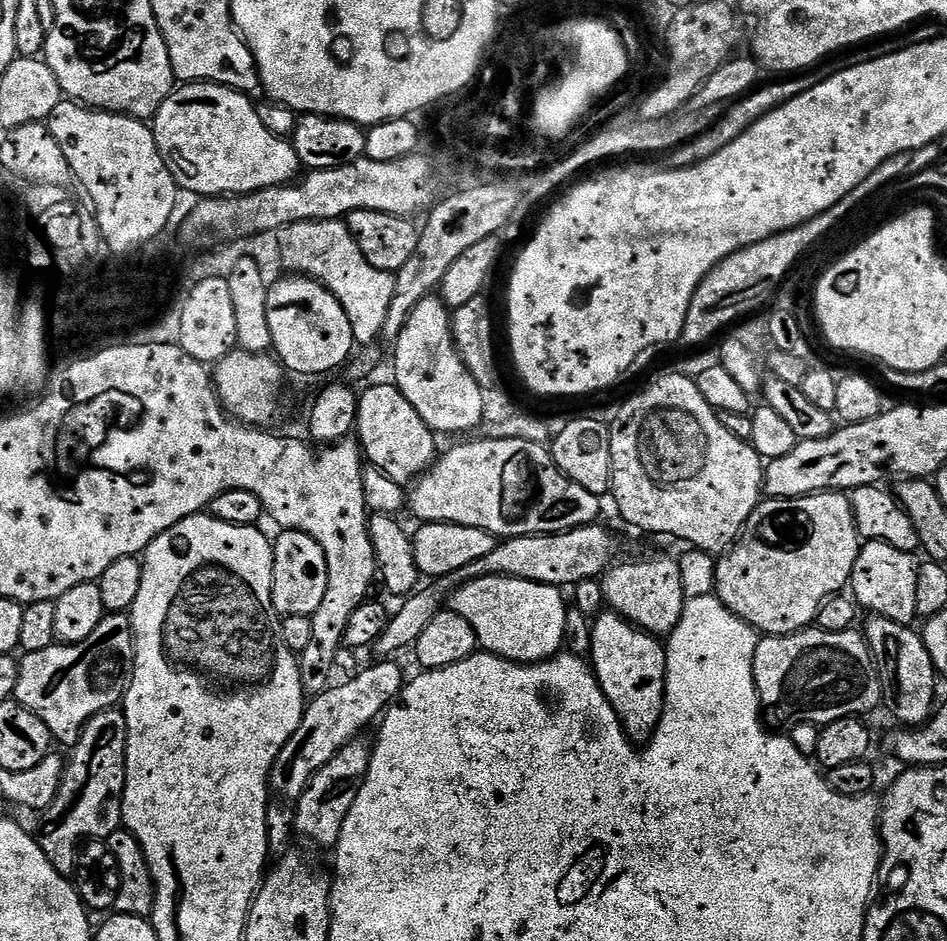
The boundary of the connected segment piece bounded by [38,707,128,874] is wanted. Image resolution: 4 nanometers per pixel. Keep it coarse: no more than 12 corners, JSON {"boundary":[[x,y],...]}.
{"boundary":[[123,711],[84,727],[40,849],[73,871],[80,840],[121,831]]}

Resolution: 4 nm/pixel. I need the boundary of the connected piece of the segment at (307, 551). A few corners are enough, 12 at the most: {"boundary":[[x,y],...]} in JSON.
{"boundary":[[285,530],[272,546],[272,607],[312,616],[326,598],[326,554]]}

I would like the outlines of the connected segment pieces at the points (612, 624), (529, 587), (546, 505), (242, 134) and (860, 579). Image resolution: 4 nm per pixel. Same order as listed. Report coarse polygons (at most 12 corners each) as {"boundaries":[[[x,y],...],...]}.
{"boundaries":[[[611,610],[590,663],[629,740],[664,713],[667,647]],[[483,576],[450,608],[483,651],[555,659],[569,605],[549,584]],[[472,440],[410,488],[410,512],[497,538],[569,532],[601,497],[545,445]],[[184,84],[150,127],[196,198],[301,175],[245,93]],[[867,541],[850,592],[861,609],[895,624],[917,619],[911,552]]]}

